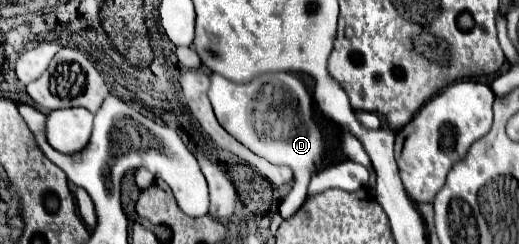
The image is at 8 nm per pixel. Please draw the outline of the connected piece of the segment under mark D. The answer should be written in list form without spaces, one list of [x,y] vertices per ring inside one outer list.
[[[265,73],[249,83],[233,83],[221,75],[213,75],[209,99],[215,117],[225,131],[267,161],[275,165],[289,165],[293,169],[295,183],[283,199],[279,213],[283,219],[295,215],[307,199],[309,179],[317,169],[321,169],[325,155],[323,133],[313,117],[313,99],[309,97],[303,81],[293,73]]]

